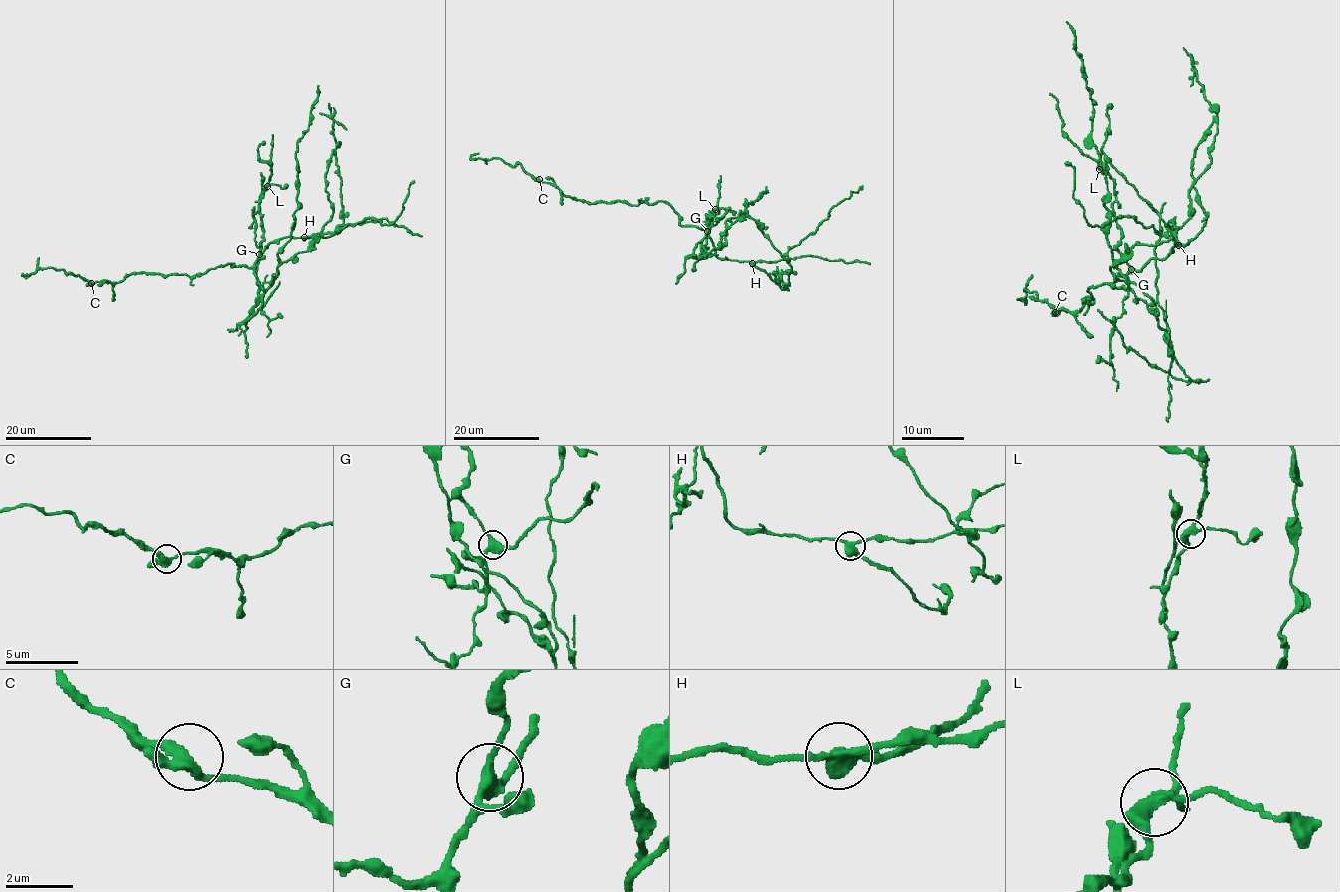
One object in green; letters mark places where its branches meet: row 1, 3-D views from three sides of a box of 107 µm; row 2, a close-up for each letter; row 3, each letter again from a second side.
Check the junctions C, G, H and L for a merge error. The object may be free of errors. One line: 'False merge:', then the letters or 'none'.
False merge: H

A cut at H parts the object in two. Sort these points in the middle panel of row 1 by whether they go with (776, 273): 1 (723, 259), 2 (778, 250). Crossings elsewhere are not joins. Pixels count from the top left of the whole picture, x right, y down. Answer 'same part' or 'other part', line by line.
1: other part
2: same part

